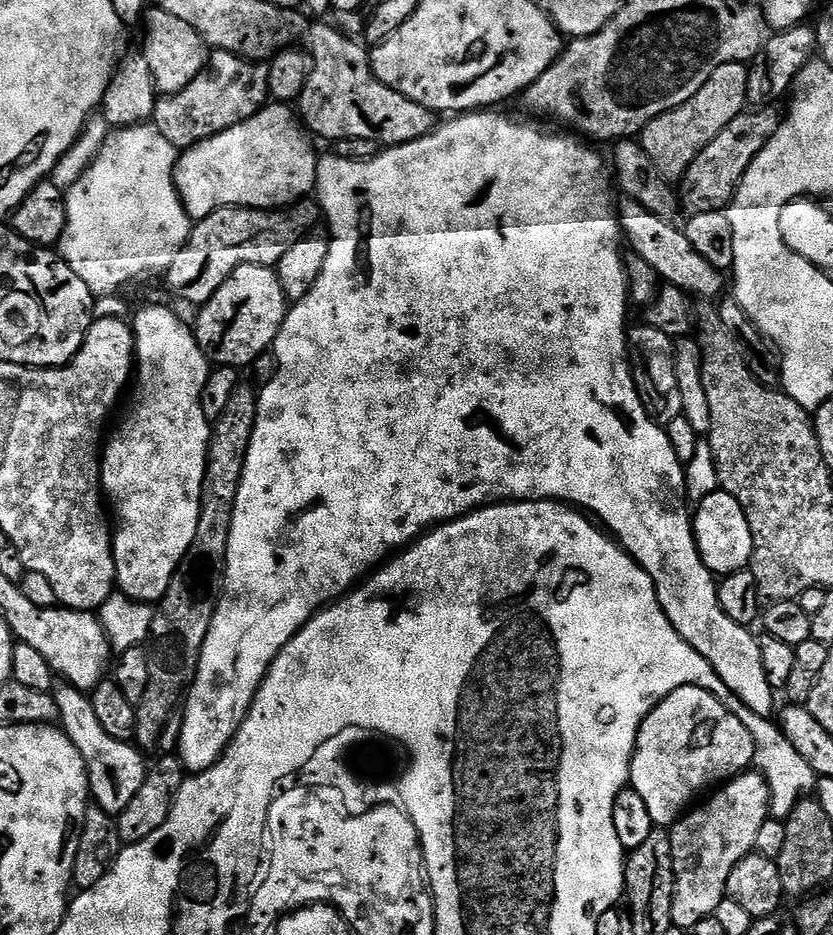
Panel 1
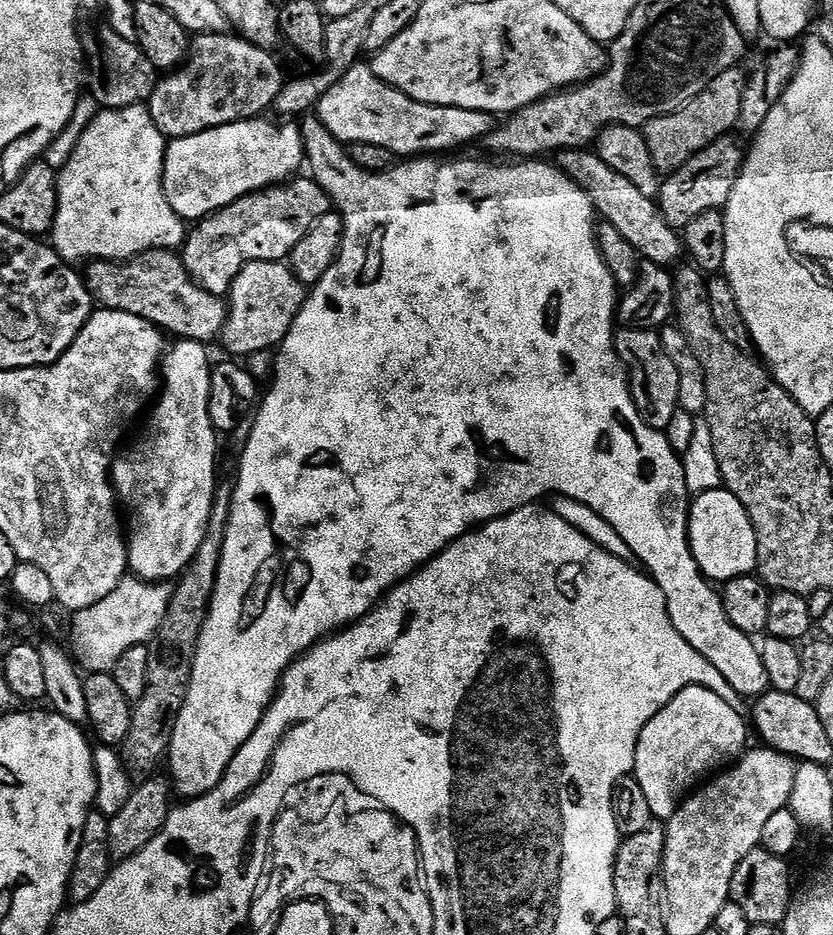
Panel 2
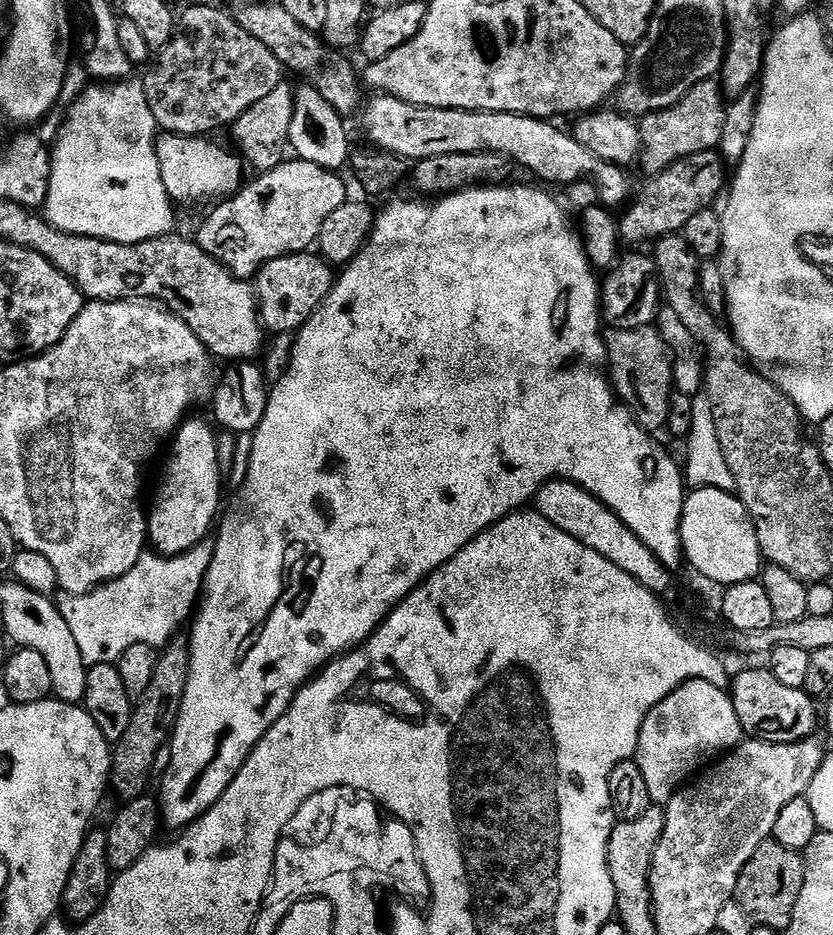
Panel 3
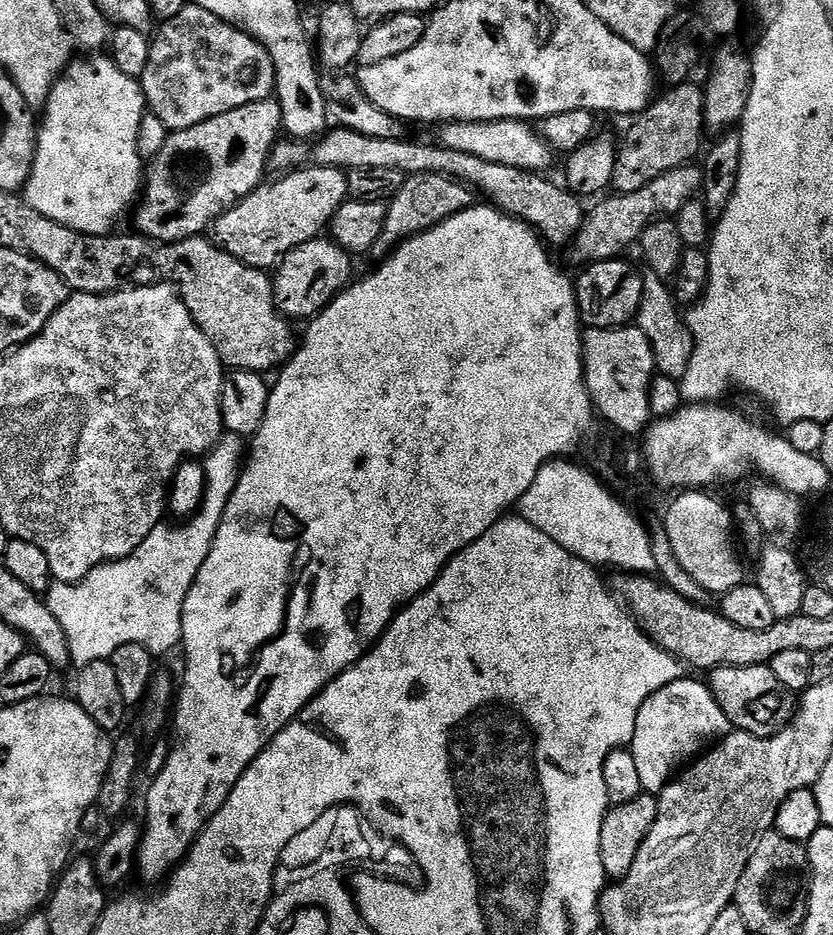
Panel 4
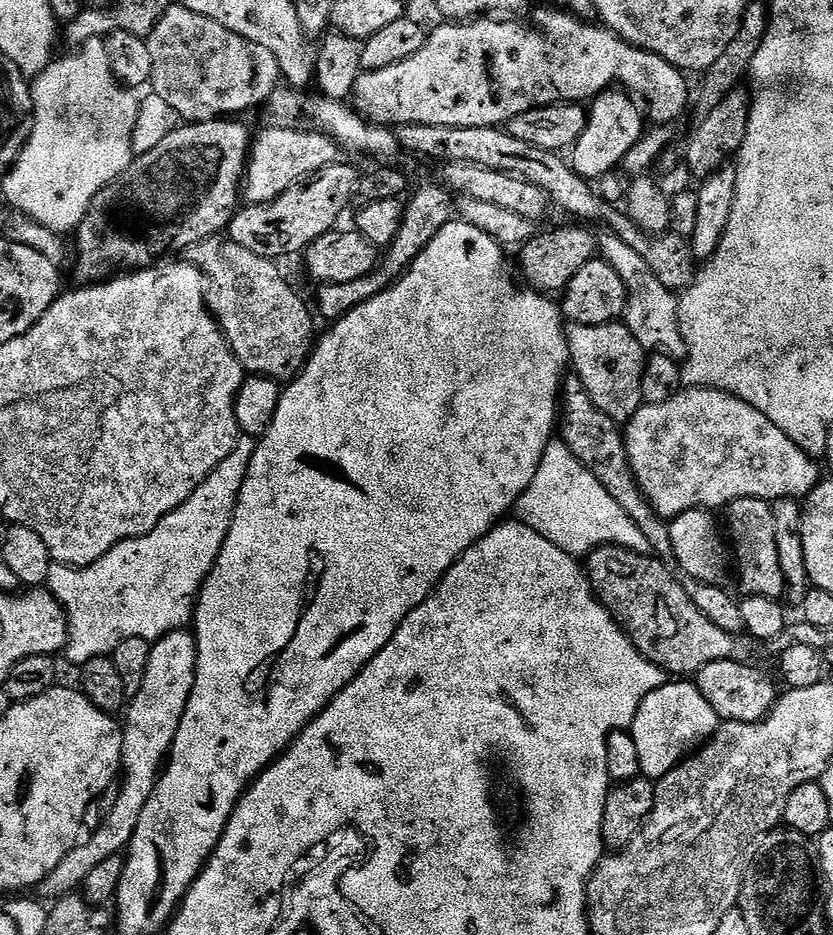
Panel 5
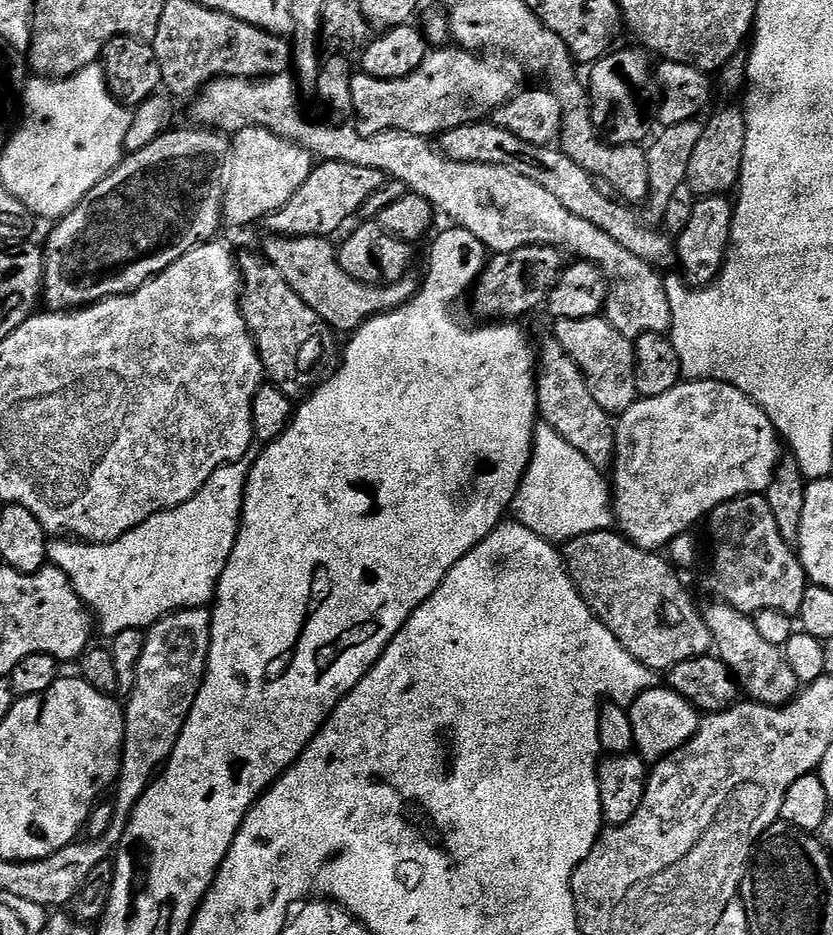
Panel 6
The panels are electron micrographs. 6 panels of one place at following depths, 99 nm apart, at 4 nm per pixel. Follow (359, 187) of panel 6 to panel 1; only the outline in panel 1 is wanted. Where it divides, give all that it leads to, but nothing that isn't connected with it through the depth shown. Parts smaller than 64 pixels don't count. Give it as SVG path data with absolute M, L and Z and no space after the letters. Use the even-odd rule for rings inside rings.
M297 202L275 210L267 208L222 208L204 220L193 223L186 246L178 250L174 262L166 270L168 288L180 300L202 306L212 297L243 264L266 264L275 266L303 236L317 227L316 219L322 213L315 203Z

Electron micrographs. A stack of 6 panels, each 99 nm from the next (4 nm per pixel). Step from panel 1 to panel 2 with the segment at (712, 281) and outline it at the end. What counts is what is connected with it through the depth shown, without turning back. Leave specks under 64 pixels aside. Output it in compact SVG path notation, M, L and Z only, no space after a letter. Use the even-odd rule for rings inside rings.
M566 148L555 157L554 163L590 198L597 217L603 223L614 226L622 234L622 238L626 238L626 242L634 246L637 257L649 264L672 266L677 263L675 260L682 256L681 233L666 222L659 203L653 197L642 194L642 190L622 178L618 170L610 170L610 166L606 166L606 162L602 162L595 151Z

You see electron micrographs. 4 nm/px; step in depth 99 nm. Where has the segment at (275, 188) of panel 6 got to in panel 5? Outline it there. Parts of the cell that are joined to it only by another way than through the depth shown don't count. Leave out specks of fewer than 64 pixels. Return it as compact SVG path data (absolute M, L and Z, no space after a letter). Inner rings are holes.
M261 128L251 141L246 179L242 184L242 196L248 204L276 200L295 184L305 183L323 168L345 159L345 149L324 132L310 132L307 128Z

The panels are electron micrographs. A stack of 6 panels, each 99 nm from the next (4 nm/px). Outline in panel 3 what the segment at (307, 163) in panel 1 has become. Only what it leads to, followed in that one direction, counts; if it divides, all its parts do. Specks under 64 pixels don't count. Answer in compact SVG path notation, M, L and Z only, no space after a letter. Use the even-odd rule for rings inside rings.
M161 133L156 140L156 157L163 185L173 203L196 202L208 198L224 198L242 184L244 164L235 152L210 142L205 137L184 137Z

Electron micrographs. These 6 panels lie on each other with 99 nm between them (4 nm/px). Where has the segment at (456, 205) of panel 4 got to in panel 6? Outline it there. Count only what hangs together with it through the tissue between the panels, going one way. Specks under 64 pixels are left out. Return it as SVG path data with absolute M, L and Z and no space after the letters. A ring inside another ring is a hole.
M272 236L264 244L263 255L290 282L294 294L310 306L333 330L340 334L351 334L370 318L380 316L411 302L418 291L415 275L403 276L398 282L377 286L363 284L350 274L346 274L340 265L337 245L323 236Z

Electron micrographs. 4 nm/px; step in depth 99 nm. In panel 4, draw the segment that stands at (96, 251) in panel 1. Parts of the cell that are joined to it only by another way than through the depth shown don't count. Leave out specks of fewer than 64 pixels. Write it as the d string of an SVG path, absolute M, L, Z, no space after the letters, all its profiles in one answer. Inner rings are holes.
M88 54L85 60L80 58L73 59L68 67L63 71L59 79L52 85L52 91L49 94L47 107L42 112L42 123L38 128L36 137L36 158L32 173L28 179L28 183L22 189L22 195L30 206L34 206L34 210L38 210L38 214L42 214L46 218L50 218L54 222L58 222L62 226L66 226L70 230L78 230L87 236L107 236L113 231L112 228L124 216L124 211L131 209L137 203L138 197L142 192L142 177L146 172L146 164L141 159L138 138L139 130L142 126L143 118L146 113L146 101L144 99L144 90L140 86L137 77L122 74L122 70L118 70L118 66L108 54Z

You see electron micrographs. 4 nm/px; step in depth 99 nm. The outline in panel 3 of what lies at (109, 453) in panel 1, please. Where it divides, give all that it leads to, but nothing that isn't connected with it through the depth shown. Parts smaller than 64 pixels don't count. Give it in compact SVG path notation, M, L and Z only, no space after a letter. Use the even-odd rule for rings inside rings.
M185 419L171 437L172 449L169 450L168 461L164 464L164 477L156 488L156 497L152 504L150 500L150 507L147 509L148 544L156 547L153 549L161 556L180 556L209 539L221 511L222 465L216 449L217 433L212 432L213 425L207 419L192 419Z

